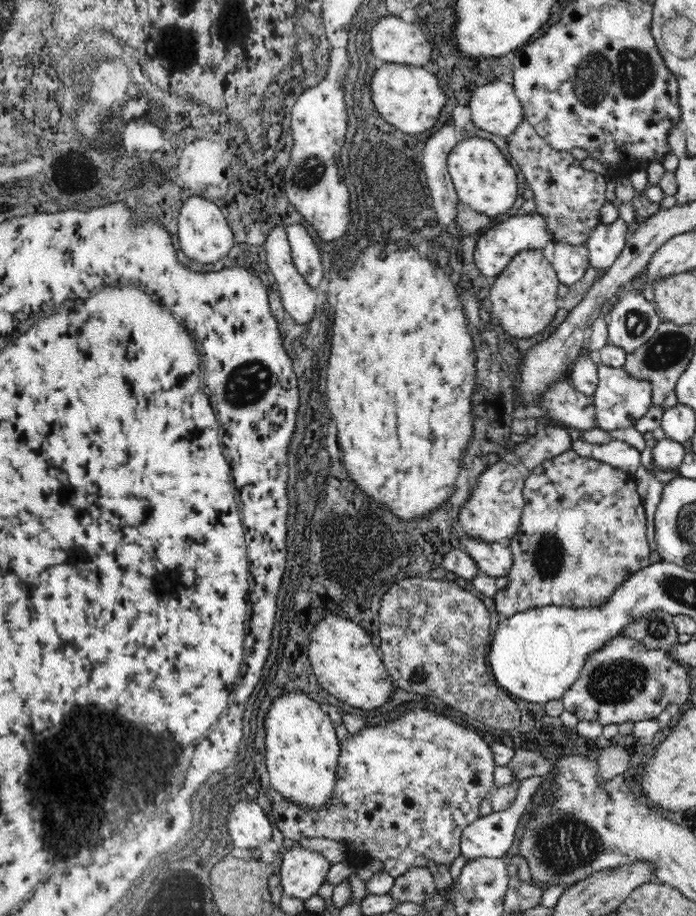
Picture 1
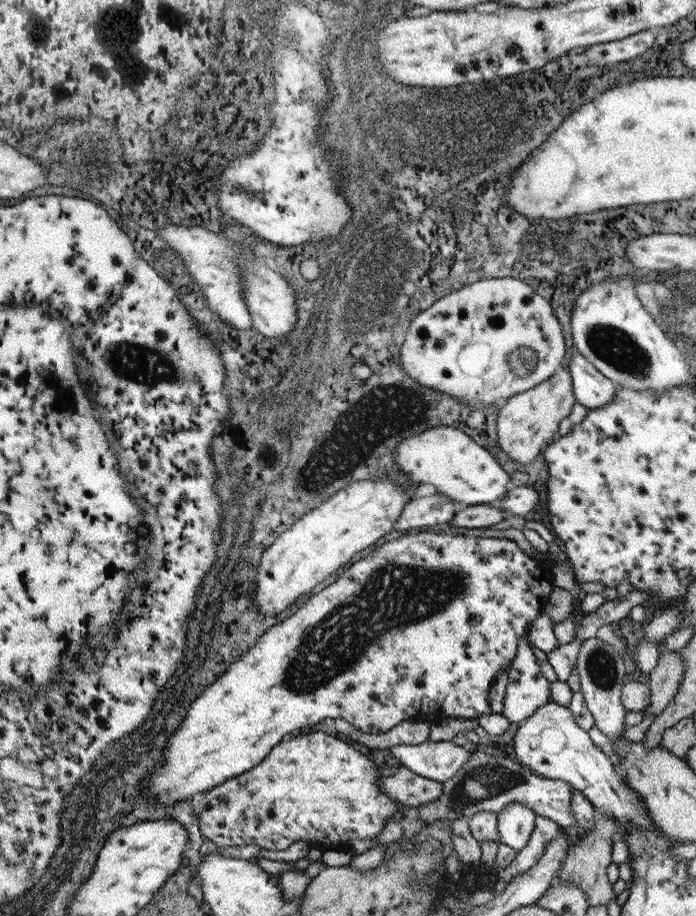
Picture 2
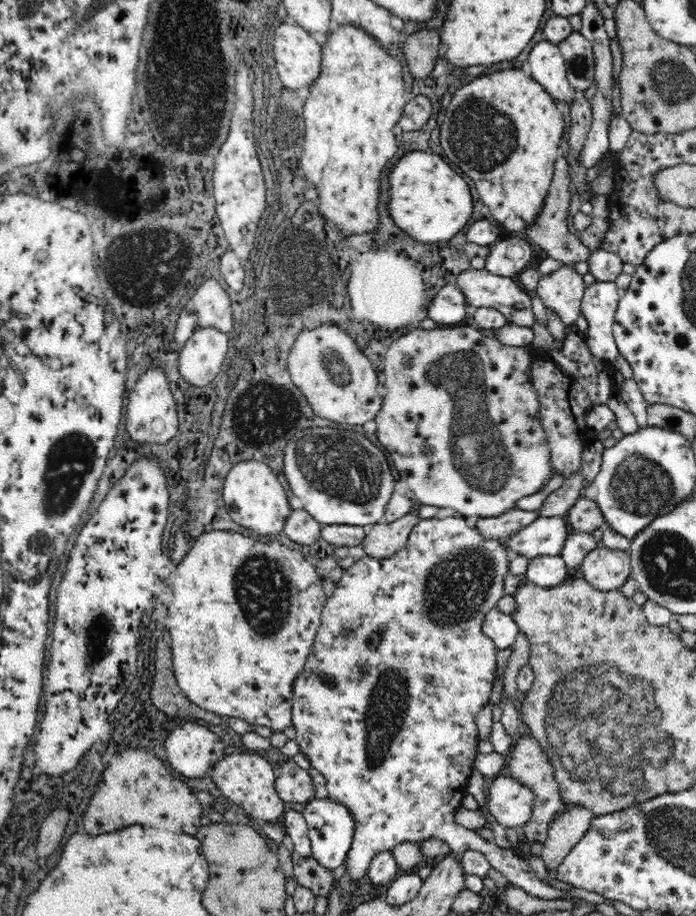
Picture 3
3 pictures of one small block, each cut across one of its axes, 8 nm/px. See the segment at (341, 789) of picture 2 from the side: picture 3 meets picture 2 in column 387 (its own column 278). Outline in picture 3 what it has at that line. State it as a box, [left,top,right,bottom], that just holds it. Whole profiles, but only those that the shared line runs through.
[208,750,288,822]

